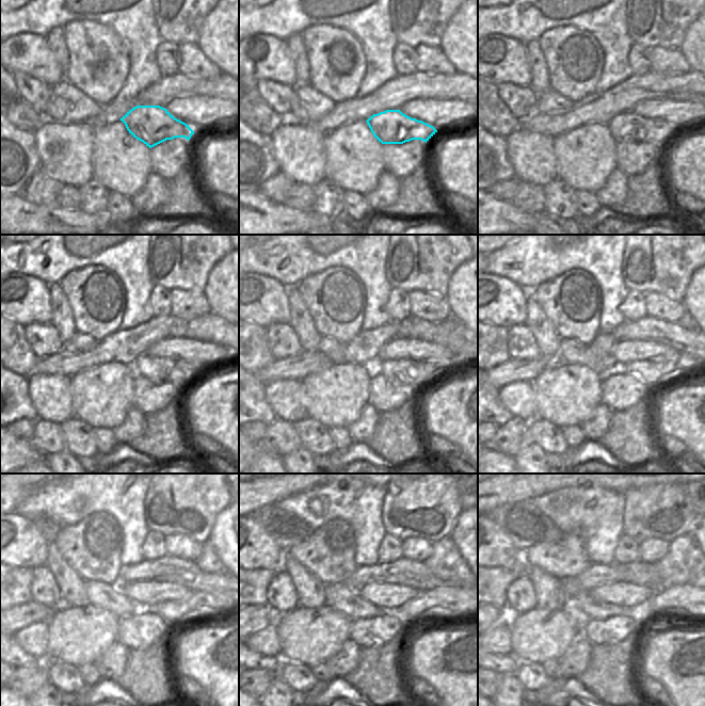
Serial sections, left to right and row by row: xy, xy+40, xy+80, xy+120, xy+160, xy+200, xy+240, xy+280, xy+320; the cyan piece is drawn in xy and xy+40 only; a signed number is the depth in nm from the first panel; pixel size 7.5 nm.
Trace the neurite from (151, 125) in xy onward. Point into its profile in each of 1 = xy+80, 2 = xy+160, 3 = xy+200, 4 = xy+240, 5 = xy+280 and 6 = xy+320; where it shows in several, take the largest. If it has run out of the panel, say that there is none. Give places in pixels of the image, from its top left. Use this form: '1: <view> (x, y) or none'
1: xy+80 (629, 127)
2: xy+160 (414, 372)
3: xy+200 (652, 373)
4: xy+240 (172, 611)
5: xy+280 (455, 599)
6: xy+320 (694, 600)

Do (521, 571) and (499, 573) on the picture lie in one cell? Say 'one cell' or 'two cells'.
one cell

